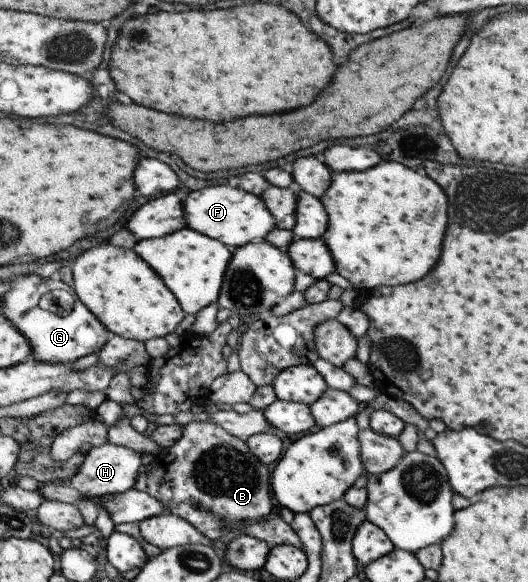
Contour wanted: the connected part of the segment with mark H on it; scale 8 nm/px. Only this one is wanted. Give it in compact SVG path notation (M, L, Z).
M106 443L92 447L86 460L79 468L78 474L70 479L70 484L85 497L100 499L110 495L121 495L124 491L134 489L142 472L142 453L134 449Z

